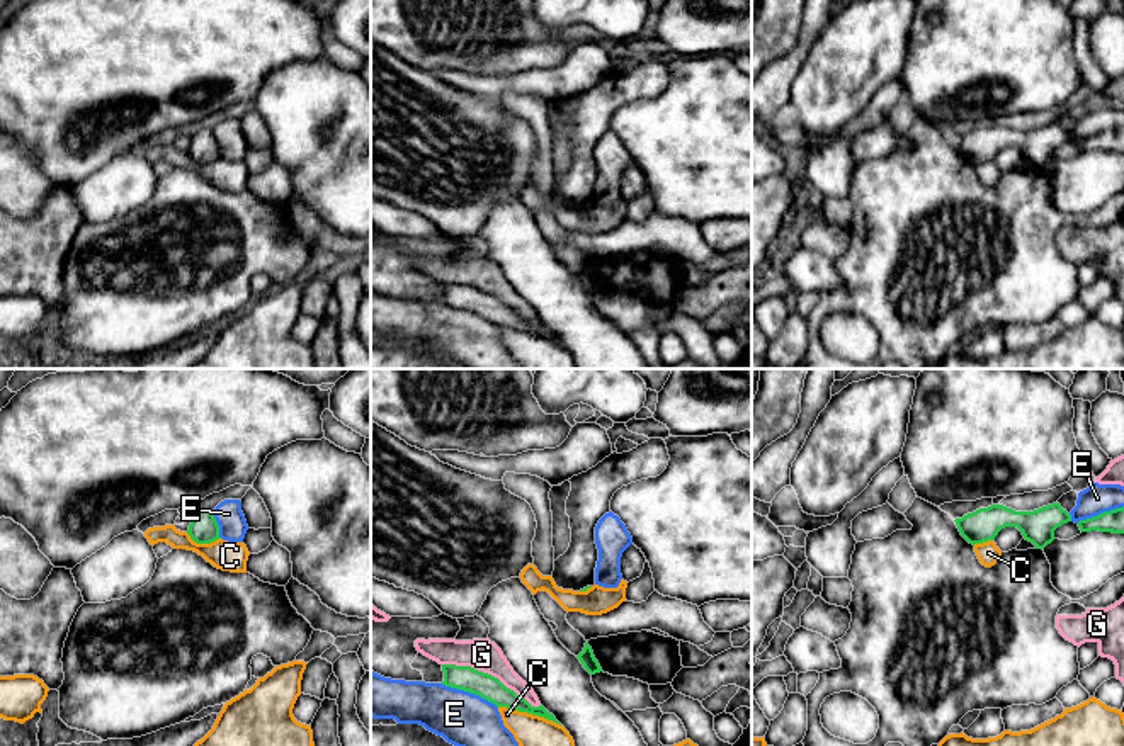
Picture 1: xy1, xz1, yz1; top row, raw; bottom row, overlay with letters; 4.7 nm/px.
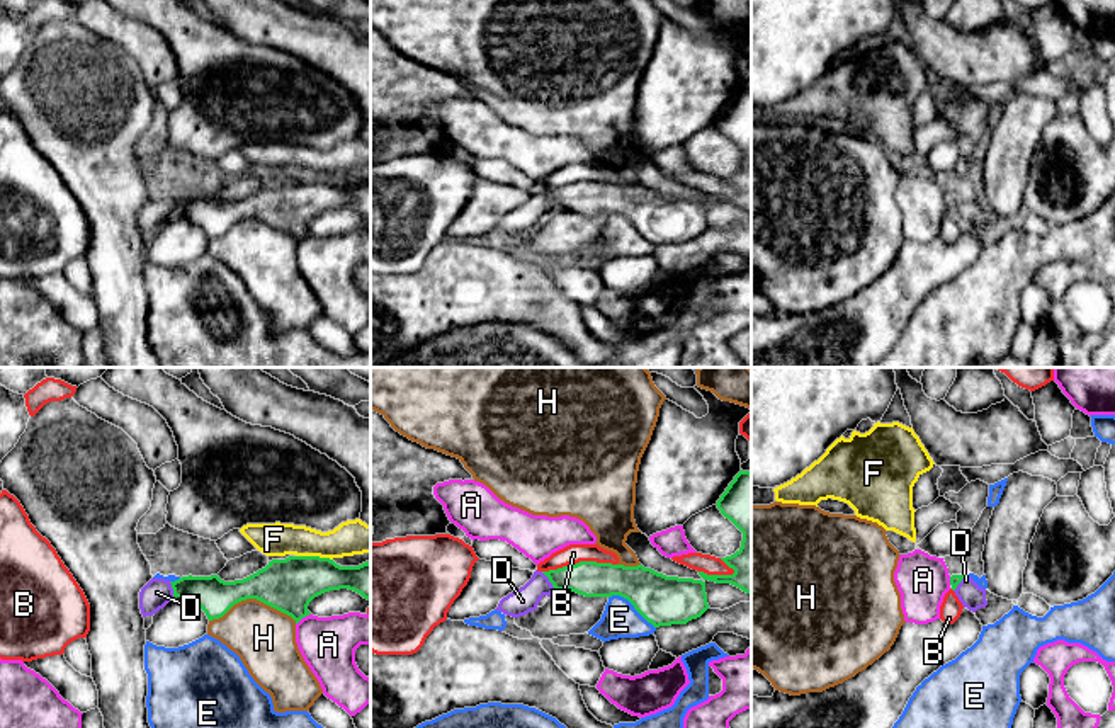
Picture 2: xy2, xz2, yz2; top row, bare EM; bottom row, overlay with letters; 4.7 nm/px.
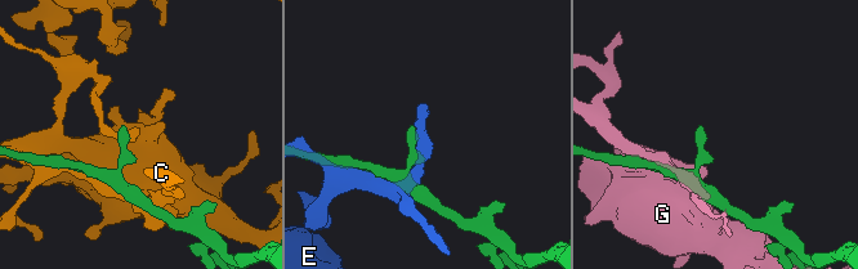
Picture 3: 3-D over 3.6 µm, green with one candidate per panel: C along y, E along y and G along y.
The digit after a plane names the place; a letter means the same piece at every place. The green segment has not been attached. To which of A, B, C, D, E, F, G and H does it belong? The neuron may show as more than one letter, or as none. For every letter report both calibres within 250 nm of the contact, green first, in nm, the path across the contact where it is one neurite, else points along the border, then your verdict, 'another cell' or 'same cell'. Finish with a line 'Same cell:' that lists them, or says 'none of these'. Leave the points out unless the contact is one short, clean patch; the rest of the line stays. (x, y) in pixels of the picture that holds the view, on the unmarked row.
A: calibres 260 and 260 nm; another cell
B: calibres 170 and 90 nm; another cell
C: calibres 120 and 260 nm; another cell
D: calibres 170 and 120 nm; way xz2 (590, 198), (549, 199), (541, 203), (526, 218); same cell
E: calibres 120 and 260 nm; another cell
F: calibres 260 and 160 nm; another cell
G: calibres 120 and 150 nm; another cell
H: calibres 260 and 300 nm; another cell
Same cell: D

